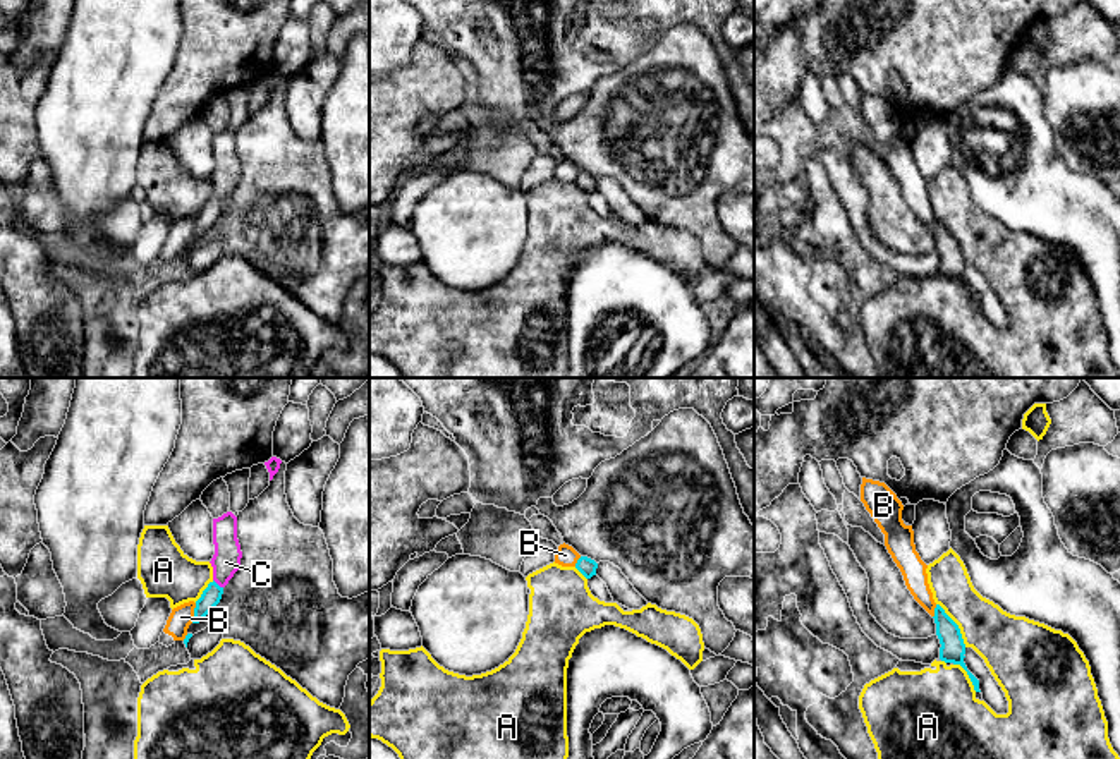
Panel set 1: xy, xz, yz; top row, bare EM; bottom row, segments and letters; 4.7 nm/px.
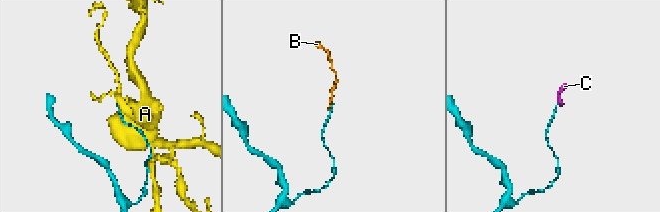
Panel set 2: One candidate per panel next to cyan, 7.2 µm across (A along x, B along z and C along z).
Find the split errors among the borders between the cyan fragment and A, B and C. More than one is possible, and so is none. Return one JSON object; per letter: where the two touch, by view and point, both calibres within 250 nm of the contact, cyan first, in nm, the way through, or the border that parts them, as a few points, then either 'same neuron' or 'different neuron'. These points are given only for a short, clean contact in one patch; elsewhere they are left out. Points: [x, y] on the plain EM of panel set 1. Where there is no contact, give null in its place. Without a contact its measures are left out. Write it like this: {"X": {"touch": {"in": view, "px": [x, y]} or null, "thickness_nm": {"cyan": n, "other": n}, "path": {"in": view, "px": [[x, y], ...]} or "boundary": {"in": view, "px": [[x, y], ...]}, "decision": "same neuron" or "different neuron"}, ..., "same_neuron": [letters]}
{"A": {"touch": {"in": "yz", "px": [957, 241]}, "thickness_nm": {"cyan": 120, "other": 260}, "decision": "different neuron"}, "B": {"touch": {"in": "xy", "px": [194, 229]}, "thickness_nm": {"cyan": 90, "other": 110}, "boundary": {"in": "xy", "px": [[196, 218], [191, 237]]}, "decision": "different neuron"}, "C": {"touch": {"in": "xy", "px": [217, 200]}, "thickness_nm": {"cyan": 90, "other": 130}, "path": {"in": "xy", "px": [[212, 210], [217, 200], [225, 177]]}, "decision": "same neuron"}, "same_neuron": ["C"]}

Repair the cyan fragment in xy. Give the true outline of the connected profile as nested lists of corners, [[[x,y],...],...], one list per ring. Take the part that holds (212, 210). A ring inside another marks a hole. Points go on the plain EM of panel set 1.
[[[232,127],[213,134],[213,160],[215,170],[210,177],[213,196],[196,216],[192,239],[199,239],[220,218],[223,203],[239,185],[242,167],[237,155],[237,132]]]

